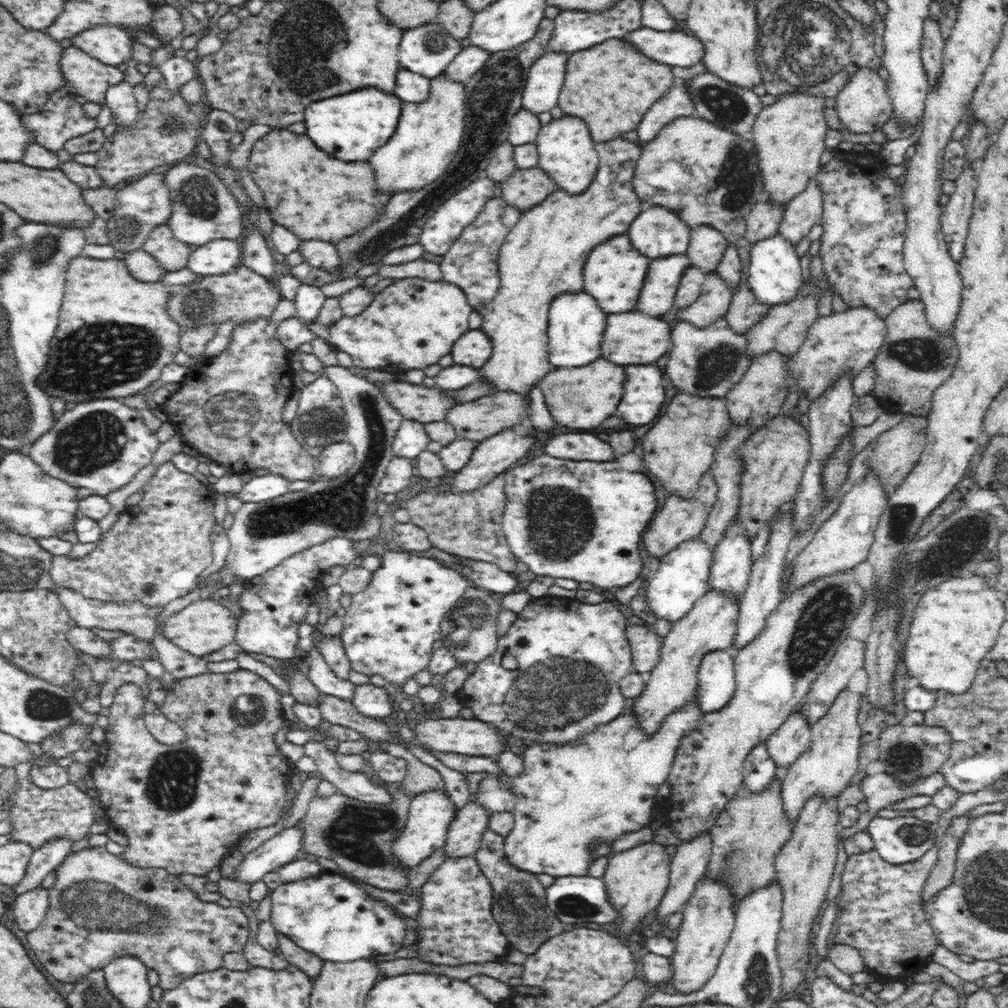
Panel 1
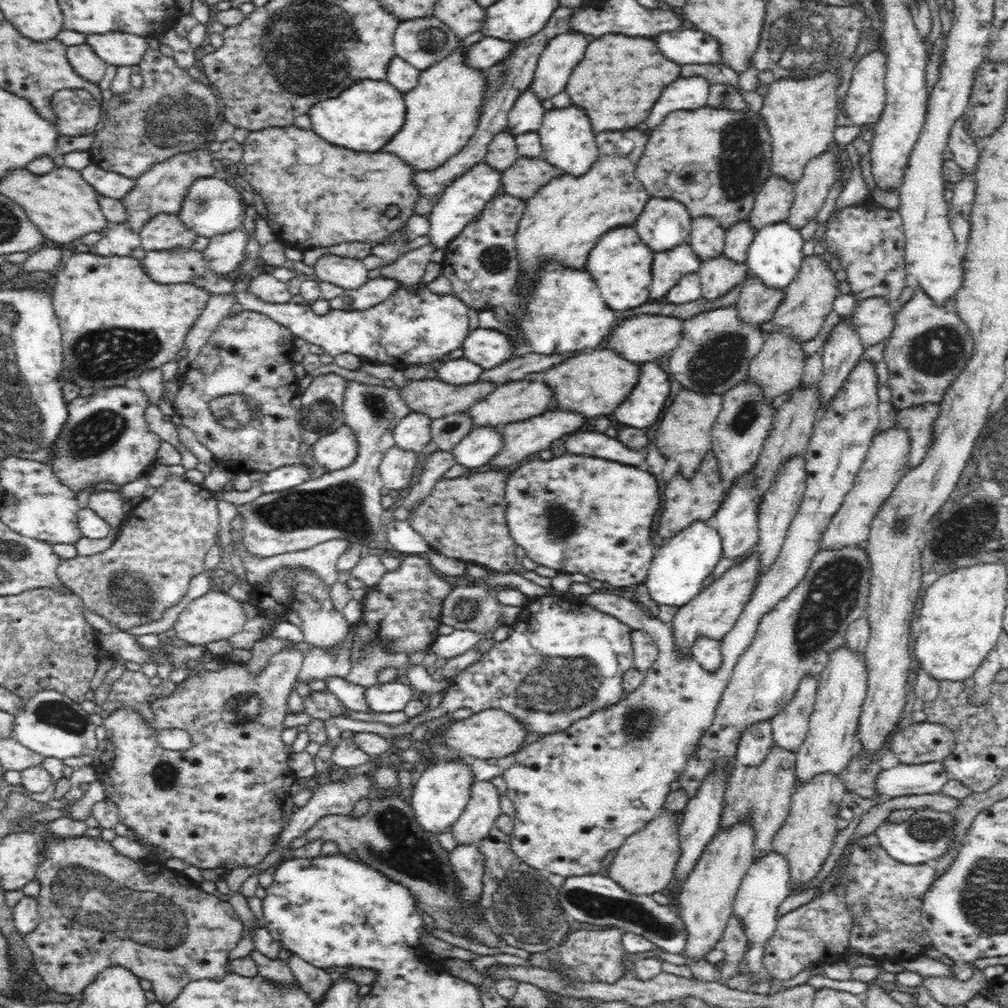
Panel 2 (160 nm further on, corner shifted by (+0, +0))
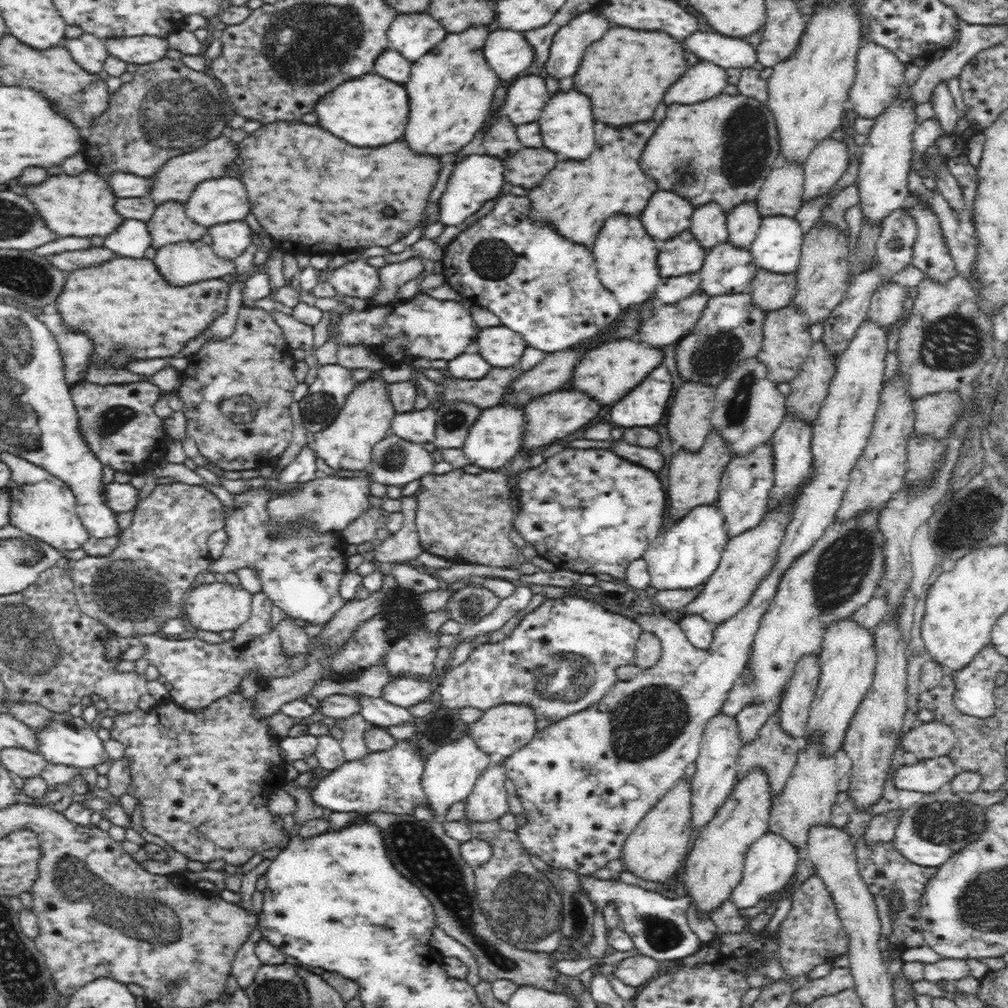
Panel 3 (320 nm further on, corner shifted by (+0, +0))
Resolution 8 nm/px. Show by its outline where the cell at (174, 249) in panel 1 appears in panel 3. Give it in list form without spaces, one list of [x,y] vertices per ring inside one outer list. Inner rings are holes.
[[[176,201],[157,205],[152,218],[147,220],[147,227],[152,235],[151,246],[156,249],[177,242],[201,240],[209,229],[197,225],[186,214],[185,203]]]

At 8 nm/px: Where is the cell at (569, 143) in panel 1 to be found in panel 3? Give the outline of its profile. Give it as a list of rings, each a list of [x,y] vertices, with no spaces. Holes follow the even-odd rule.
[[[558,90],[552,94],[537,121],[543,138],[543,146],[553,153],[560,154],[560,160],[584,160],[596,148],[592,104],[588,102],[588,98],[584,98],[584,94],[576,90],[574,92]]]

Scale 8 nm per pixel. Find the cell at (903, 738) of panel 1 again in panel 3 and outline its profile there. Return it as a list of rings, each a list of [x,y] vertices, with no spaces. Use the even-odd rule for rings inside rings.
[[[938,721],[921,722],[902,737],[904,748],[919,761],[946,756],[956,744],[951,726]]]

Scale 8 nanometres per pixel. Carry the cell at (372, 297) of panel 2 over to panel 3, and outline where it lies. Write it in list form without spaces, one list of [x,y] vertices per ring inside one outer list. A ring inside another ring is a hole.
[[[414,257],[379,268],[381,289],[372,298],[372,303],[386,305],[387,302],[396,300],[396,297],[400,296],[398,289],[420,276],[424,272],[424,265],[420,257]]]

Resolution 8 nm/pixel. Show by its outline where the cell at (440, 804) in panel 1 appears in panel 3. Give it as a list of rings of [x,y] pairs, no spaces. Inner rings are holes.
[[[468,732],[463,733],[453,742],[444,744],[425,760],[421,785],[426,794],[427,806],[431,807],[437,816],[444,819],[452,805],[464,801],[471,793],[480,773],[492,763],[493,757],[477,746]]]

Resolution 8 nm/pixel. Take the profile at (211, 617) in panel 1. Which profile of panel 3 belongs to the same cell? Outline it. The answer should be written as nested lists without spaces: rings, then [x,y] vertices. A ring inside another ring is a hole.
[[[225,581],[203,583],[187,594],[182,609],[188,614],[192,626],[196,626],[200,630],[210,630],[210,632],[226,635],[226,632],[238,629],[250,618],[252,595],[240,584],[232,585]]]

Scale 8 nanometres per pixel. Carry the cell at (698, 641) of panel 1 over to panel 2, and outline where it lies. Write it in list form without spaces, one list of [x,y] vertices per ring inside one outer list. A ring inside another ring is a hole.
[[[748,550],[738,562],[727,568],[719,578],[705,589],[702,589],[690,602],[679,608],[674,615],[671,627],[673,630],[674,648],[681,656],[690,656],[691,646],[699,637],[722,641],[723,636],[732,630],[735,622],[743,613],[745,604],[750,600],[755,584],[761,572],[761,557],[757,550]]]

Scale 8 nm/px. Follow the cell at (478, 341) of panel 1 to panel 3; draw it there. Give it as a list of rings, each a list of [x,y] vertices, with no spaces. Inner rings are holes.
[[[504,325],[479,329],[478,352],[493,367],[508,368],[520,362],[527,346],[525,338]]]

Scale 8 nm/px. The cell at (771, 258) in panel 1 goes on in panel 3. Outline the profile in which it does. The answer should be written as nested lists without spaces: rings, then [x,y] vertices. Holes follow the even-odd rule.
[[[780,214],[764,216],[748,249],[758,268],[770,273],[796,273],[803,236],[804,232],[794,217]]]

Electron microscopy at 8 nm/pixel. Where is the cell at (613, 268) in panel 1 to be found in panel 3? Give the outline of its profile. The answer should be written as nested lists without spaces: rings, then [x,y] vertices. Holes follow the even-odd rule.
[[[618,214],[616,218],[608,218],[608,226],[600,230],[592,248],[599,281],[617,298],[622,307],[640,305],[653,299],[656,286],[662,280],[657,265],[659,246],[656,244],[659,242],[644,232],[645,228],[640,216],[628,218],[626,214]],[[636,250],[638,250],[638,262],[636,262]]]

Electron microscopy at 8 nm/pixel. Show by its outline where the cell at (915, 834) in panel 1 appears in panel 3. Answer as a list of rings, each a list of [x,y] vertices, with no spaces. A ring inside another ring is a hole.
[[[949,786],[936,792],[923,793],[913,806],[902,813],[903,818],[895,830],[893,845],[910,863],[938,868],[955,855],[960,846],[968,846],[980,836],[986,826],[985,809],[984,803],[961,798]]]

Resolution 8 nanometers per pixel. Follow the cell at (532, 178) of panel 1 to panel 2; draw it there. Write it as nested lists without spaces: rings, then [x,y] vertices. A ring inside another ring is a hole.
[[[542,156],[536,158],[518,157],[516,162],[501,171],[501,184],[506,194],[527,201],[541,188],[548,185],[559,171]]]

